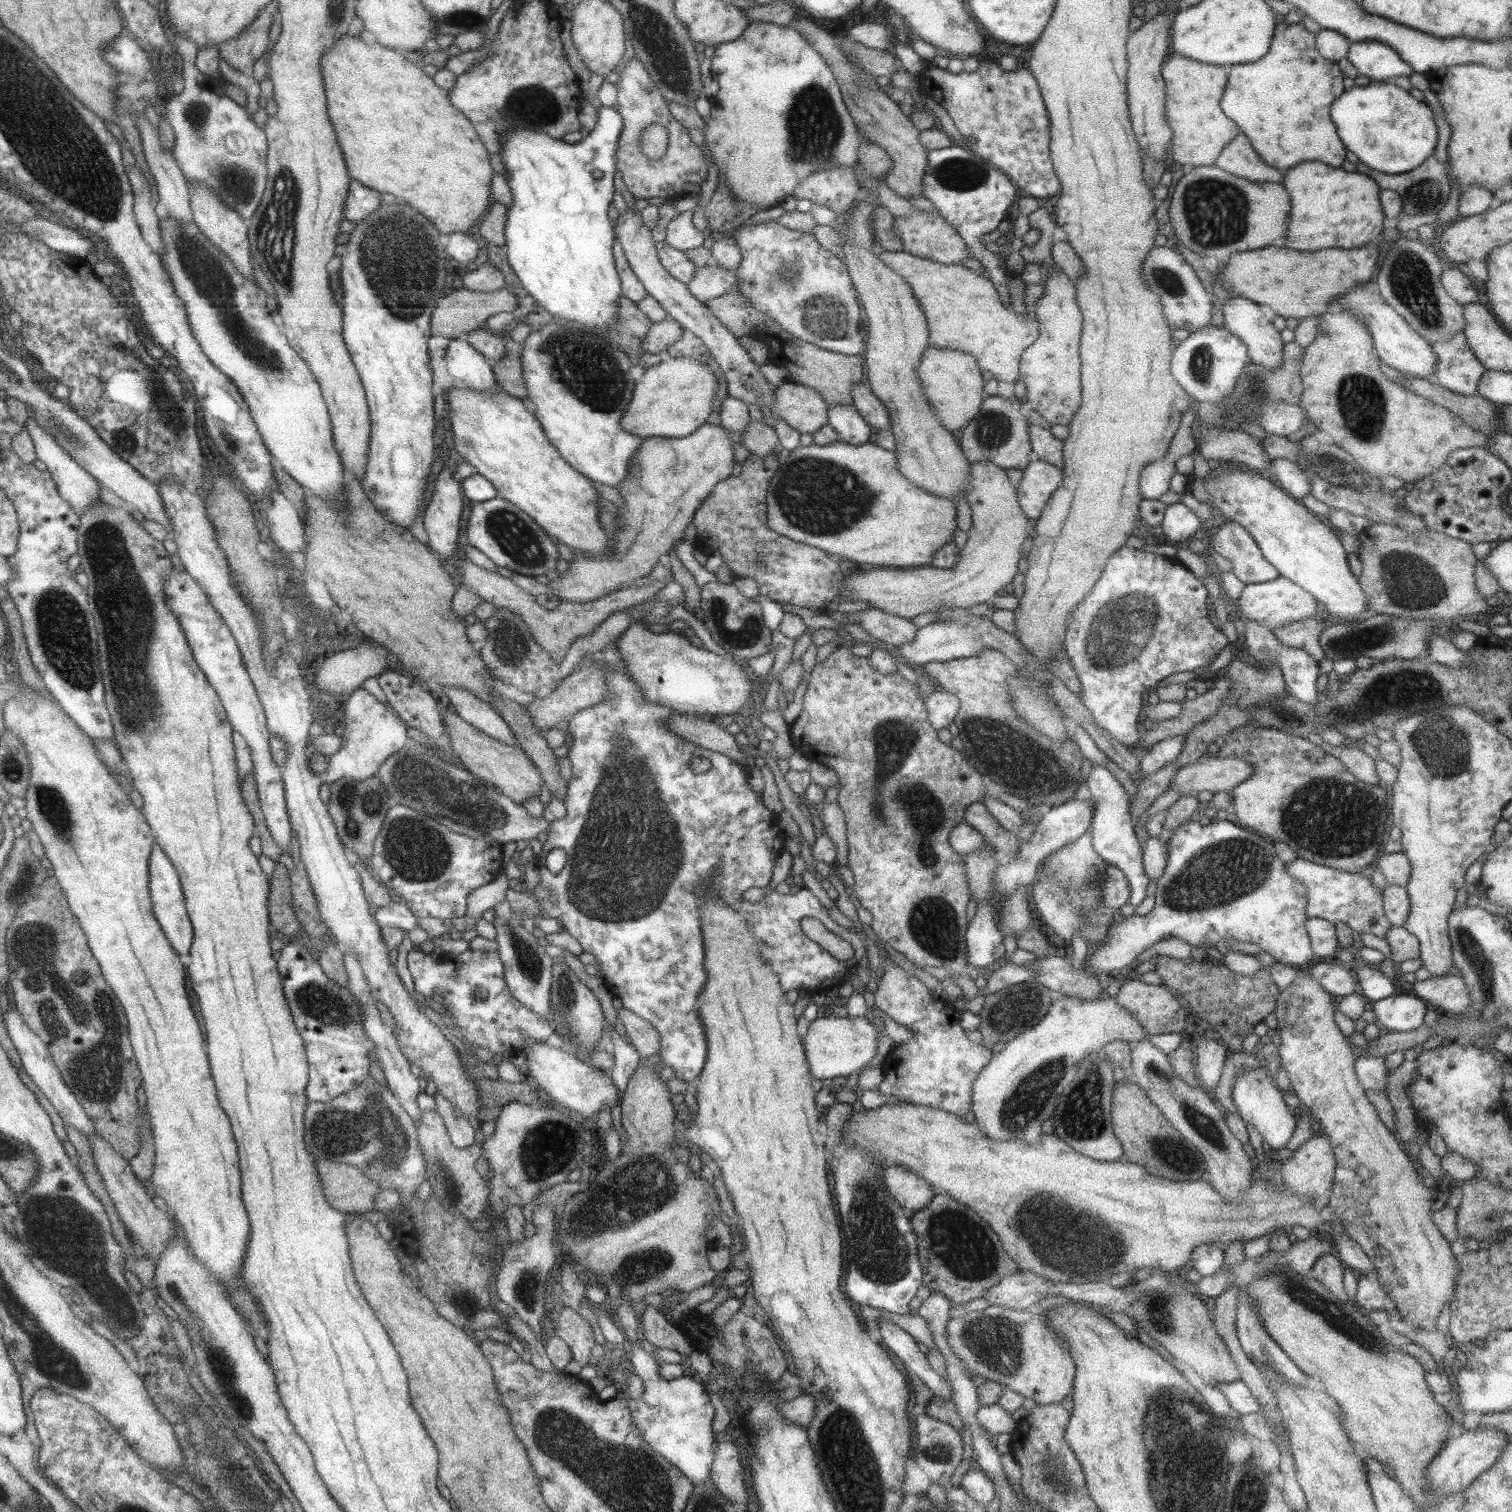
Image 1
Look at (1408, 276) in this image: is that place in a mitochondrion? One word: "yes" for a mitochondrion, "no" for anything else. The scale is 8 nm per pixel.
yes

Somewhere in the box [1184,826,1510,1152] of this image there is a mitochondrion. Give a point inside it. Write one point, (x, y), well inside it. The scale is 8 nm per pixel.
(1467, 944)

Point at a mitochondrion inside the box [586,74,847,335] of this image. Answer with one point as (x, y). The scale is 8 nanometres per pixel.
(814, 130)

